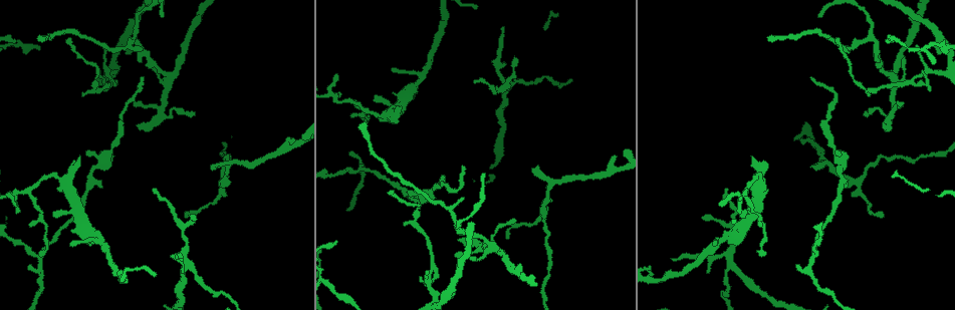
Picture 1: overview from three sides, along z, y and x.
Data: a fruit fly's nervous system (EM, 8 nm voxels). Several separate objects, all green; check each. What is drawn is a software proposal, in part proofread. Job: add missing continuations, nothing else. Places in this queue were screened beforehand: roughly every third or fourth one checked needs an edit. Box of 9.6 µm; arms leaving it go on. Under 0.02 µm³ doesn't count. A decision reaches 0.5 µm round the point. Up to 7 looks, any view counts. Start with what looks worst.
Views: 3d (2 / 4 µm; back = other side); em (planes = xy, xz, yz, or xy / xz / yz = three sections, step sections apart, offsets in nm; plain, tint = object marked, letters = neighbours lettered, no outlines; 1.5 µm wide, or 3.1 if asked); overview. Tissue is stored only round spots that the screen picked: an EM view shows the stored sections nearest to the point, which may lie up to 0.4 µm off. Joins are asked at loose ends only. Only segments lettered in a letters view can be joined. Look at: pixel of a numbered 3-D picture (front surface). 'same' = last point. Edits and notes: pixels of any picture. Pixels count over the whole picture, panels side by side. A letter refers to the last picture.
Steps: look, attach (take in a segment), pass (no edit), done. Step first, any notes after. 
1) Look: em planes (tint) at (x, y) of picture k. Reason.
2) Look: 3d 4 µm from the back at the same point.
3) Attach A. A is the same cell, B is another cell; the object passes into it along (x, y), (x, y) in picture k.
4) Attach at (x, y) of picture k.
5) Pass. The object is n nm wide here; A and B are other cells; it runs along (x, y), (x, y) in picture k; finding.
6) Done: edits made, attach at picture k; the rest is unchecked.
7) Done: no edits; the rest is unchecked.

Look: em planes (plain) at (210, 168) of picture 1. Tapers out.

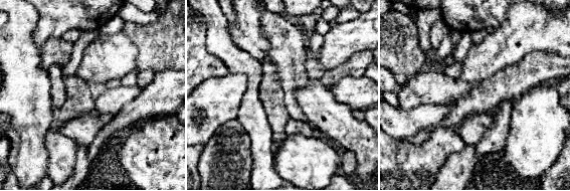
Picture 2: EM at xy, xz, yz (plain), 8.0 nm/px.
Look: em planes (letters) at the same point. What lies round it.

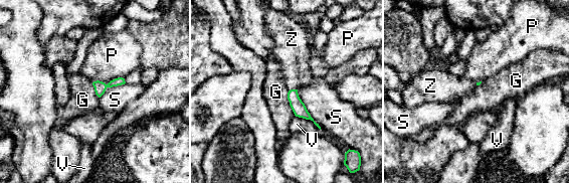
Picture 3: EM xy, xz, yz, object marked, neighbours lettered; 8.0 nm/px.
Attach Z. Z is the same cell, G, P, S and V are other cells; the object passes into it along (298, 107), (293, 89), (294, 58) in picture 3; the neuron continues.

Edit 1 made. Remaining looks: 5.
Look: em planes (letters) at (80, 158) of picture 1. Free end.

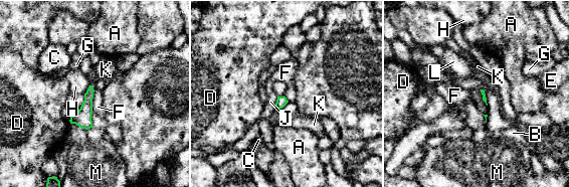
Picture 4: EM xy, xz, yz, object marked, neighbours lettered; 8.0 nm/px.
Pass. A, B, C, D, E, F, G, H, J, K, L and M are other cells; no lettered segment goes on from it.

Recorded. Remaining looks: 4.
Look: em planes (letters) at (706, 273) of picture 1. Branch stops here.

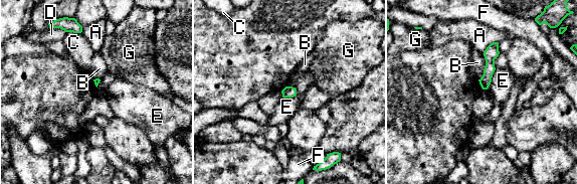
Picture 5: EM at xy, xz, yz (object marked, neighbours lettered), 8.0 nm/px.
Pass. A, B, C, D, E, F and G are other cells; it runs along (496, 44), (490, 54), (485, 86) in picture 5; no lettered segment goes on from it.

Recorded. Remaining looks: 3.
Done: edits made, attach at picture 3; the rest is unchecked.

